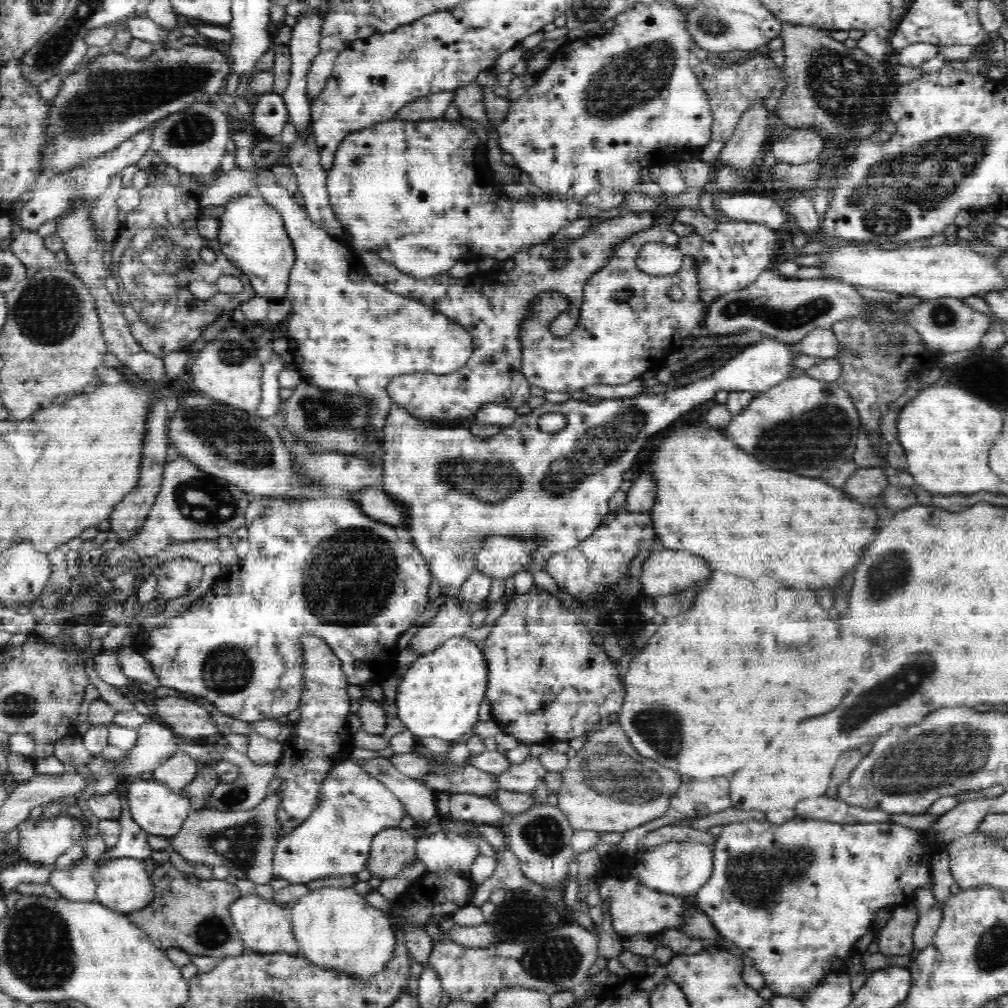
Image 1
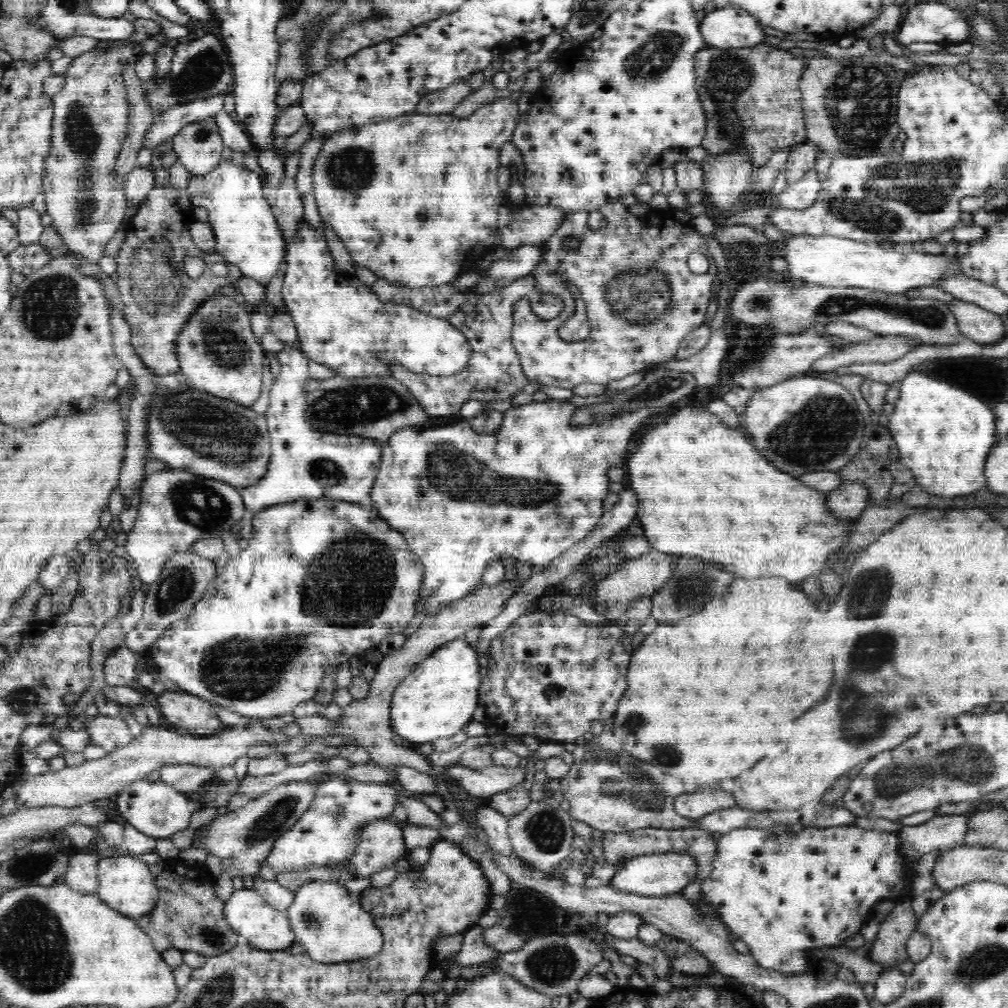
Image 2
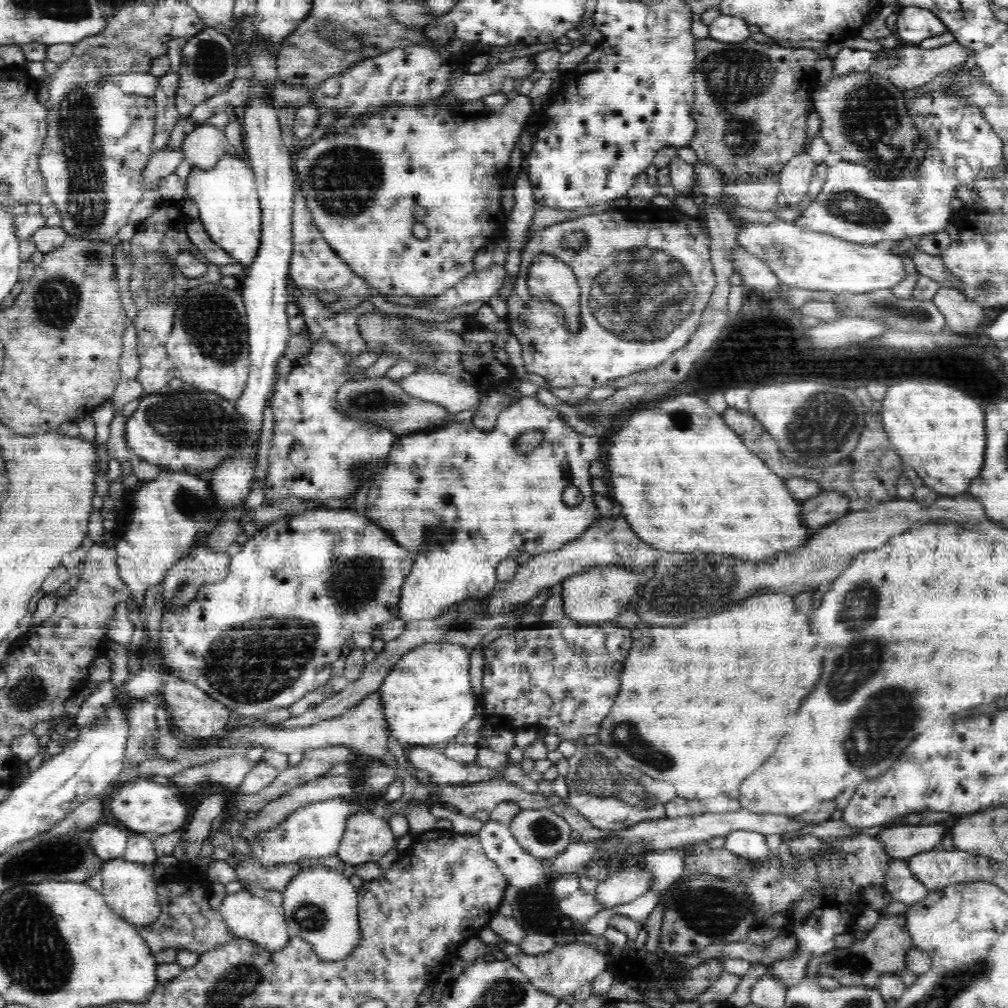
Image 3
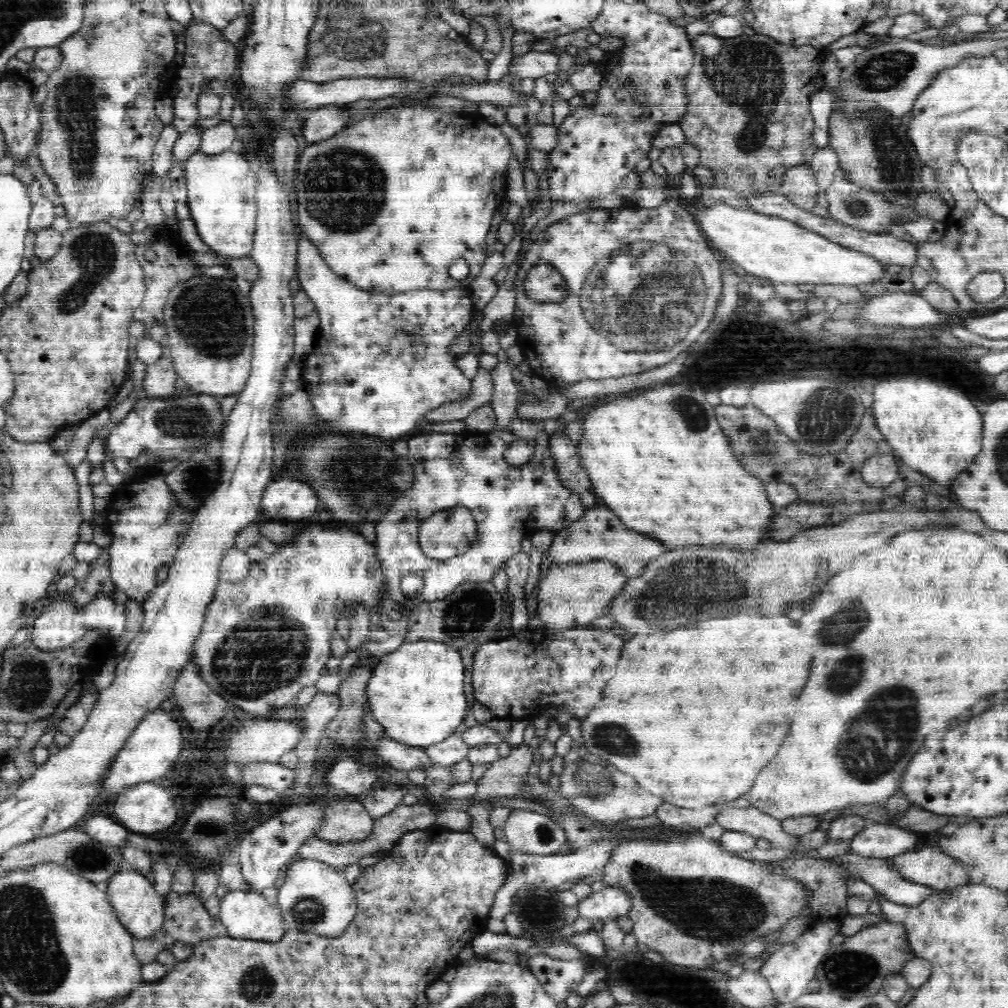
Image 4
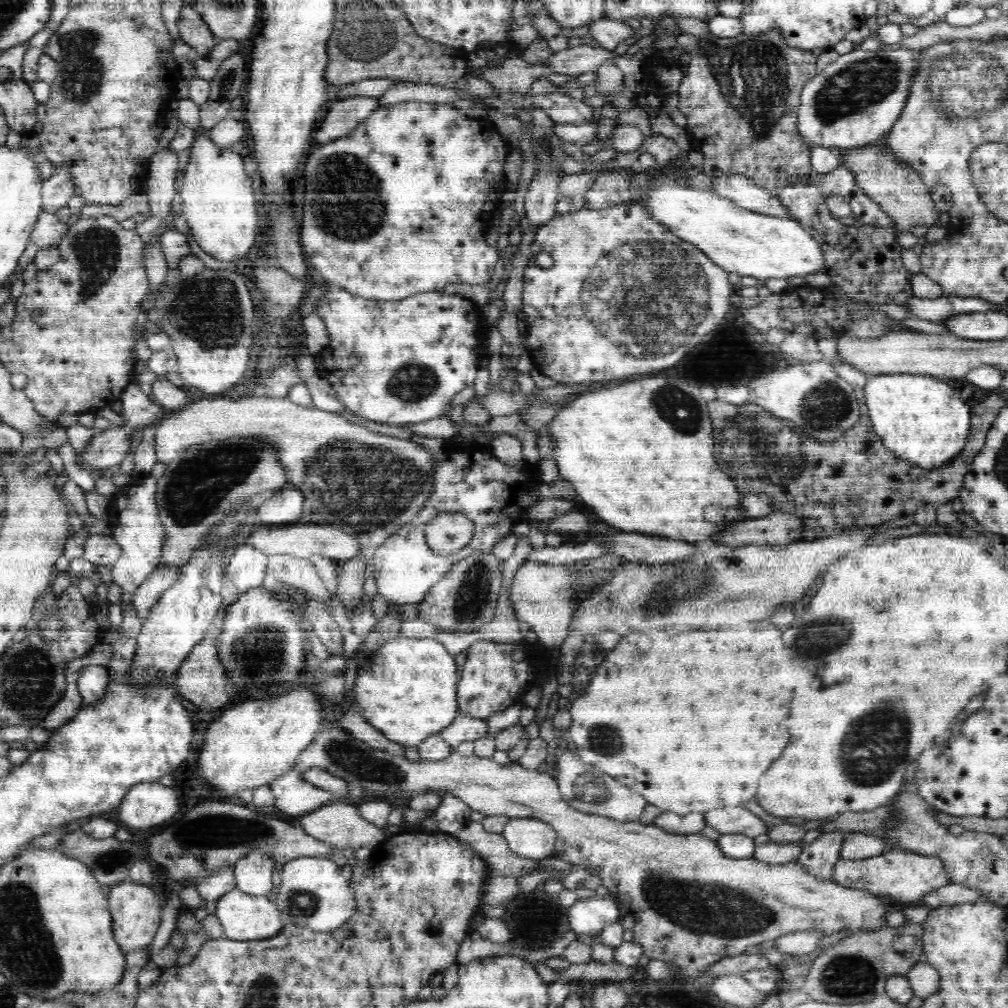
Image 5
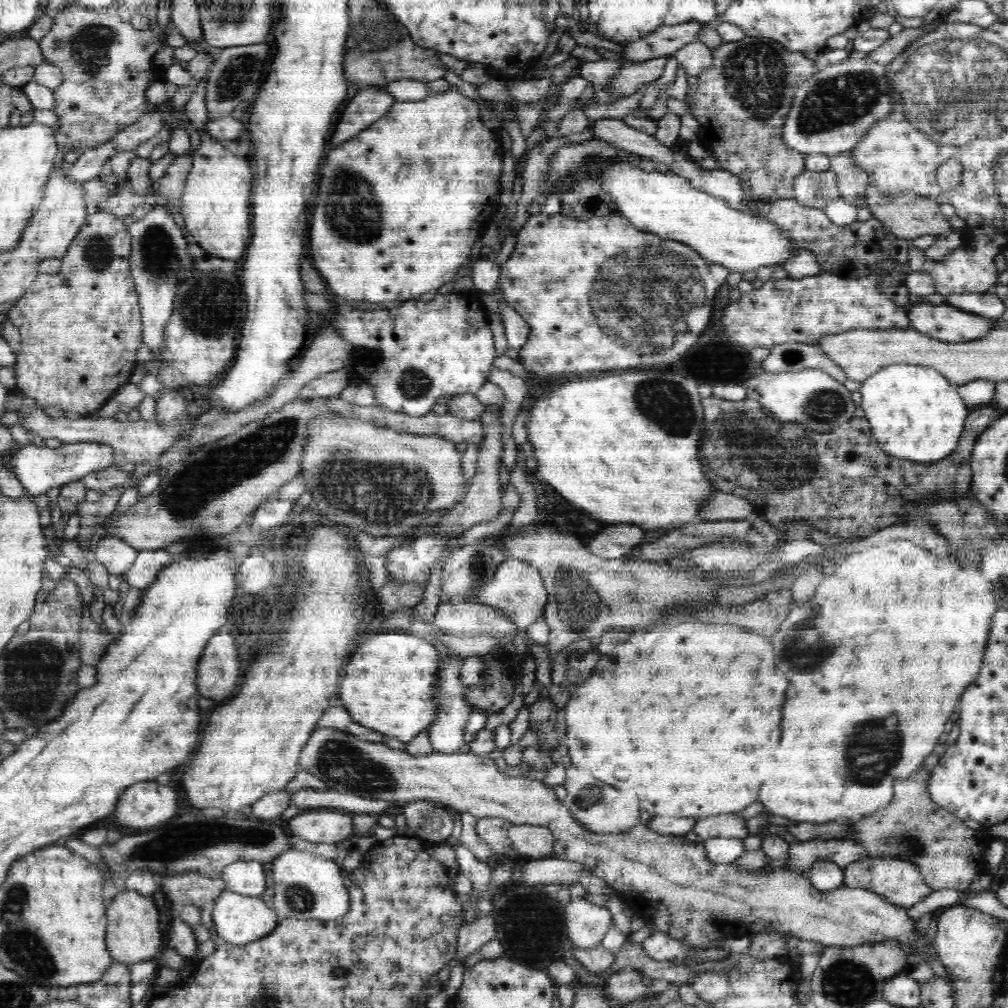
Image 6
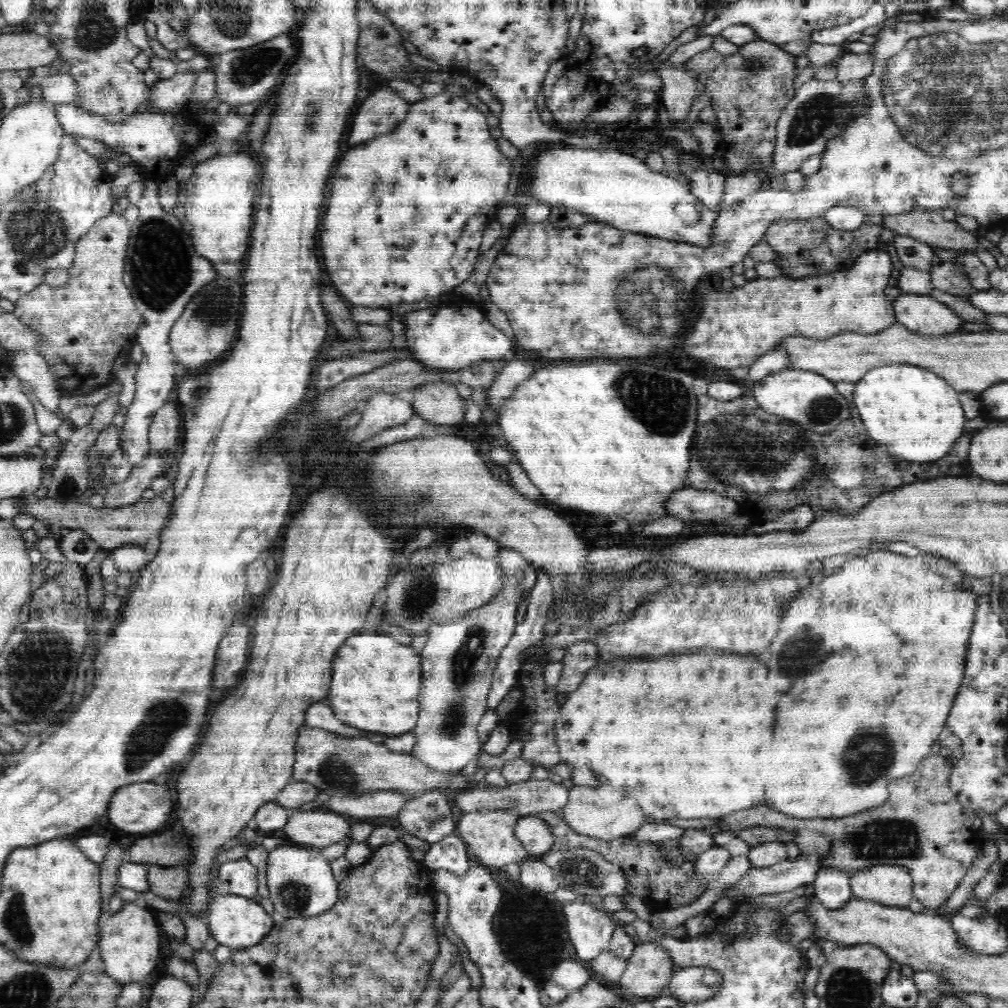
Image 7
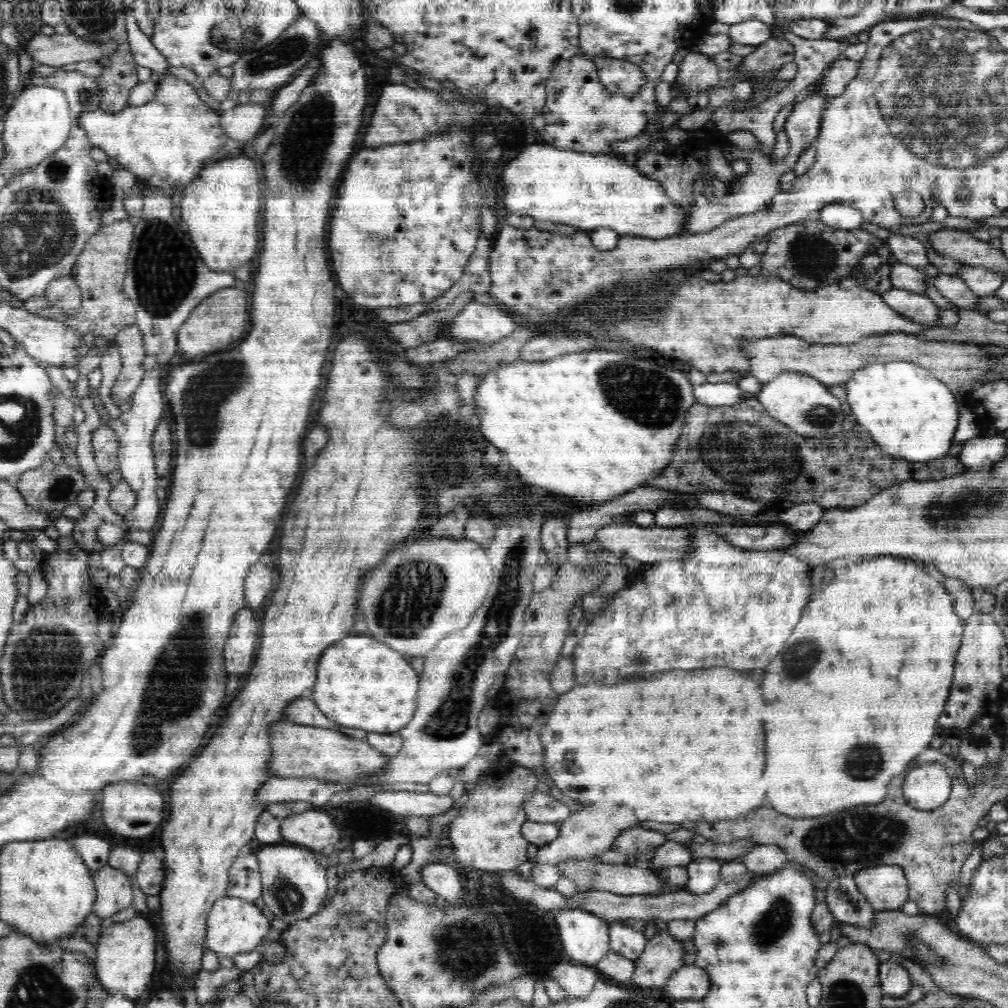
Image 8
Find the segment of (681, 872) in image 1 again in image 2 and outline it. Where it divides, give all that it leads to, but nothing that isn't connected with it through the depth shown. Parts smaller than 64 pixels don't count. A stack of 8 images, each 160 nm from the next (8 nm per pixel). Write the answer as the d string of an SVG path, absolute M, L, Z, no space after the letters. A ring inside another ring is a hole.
M664 852L664 854L646 854L628 859L622 868L618 870L608 887L620 892L638 894L640 896L666 897L677 894L682 887L688 886L698 871L698 865L691 856L676 852Z

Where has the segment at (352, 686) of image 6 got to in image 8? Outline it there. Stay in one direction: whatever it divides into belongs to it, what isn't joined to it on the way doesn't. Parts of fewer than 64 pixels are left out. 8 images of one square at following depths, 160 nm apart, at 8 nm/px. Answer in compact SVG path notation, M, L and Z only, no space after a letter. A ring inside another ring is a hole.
M355 632L352 636L345 636L336 645L330 646L322 654L321 660L322 662L318 662L318 688L314 686L310 698L334 722L352 728L362 728L368 730L368 733L396 733L409 725L417 710L419 678L400 651L394 650L381 640L366 636L366 632Z

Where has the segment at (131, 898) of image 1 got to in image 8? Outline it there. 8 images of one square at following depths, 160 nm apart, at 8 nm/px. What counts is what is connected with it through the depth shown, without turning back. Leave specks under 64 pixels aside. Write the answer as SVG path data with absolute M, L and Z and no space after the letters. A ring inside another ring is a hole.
M144 917L112 923L96 944L95 978L110 996L116 991L130 1000L136 1000L151 985L156 968L156 932Z

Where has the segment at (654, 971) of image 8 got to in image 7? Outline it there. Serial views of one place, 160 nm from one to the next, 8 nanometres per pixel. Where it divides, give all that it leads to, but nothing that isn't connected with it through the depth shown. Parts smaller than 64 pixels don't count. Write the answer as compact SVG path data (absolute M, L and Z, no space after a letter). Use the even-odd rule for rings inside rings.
M649 938L644 942L638 940L632 956L627 959L626 970L622 973L619 984L625 994L632 996L644 996L648 1000L666 992L670 978L672 978L676 964L662 945L658 945Z

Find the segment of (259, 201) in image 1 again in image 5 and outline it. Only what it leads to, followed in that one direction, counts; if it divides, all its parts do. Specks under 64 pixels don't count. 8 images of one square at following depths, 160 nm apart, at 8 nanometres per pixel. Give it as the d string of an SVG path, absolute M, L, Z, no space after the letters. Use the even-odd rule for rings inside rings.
M190 99L178 100L179 121L192 129L194 144L188 165L183 171L182 215L188 221L190 234L208 255L231 262L250 252L258 236L258 210L252 180L244 170L243 156L227 148L216 147L207 134L199 132L200 106Z

